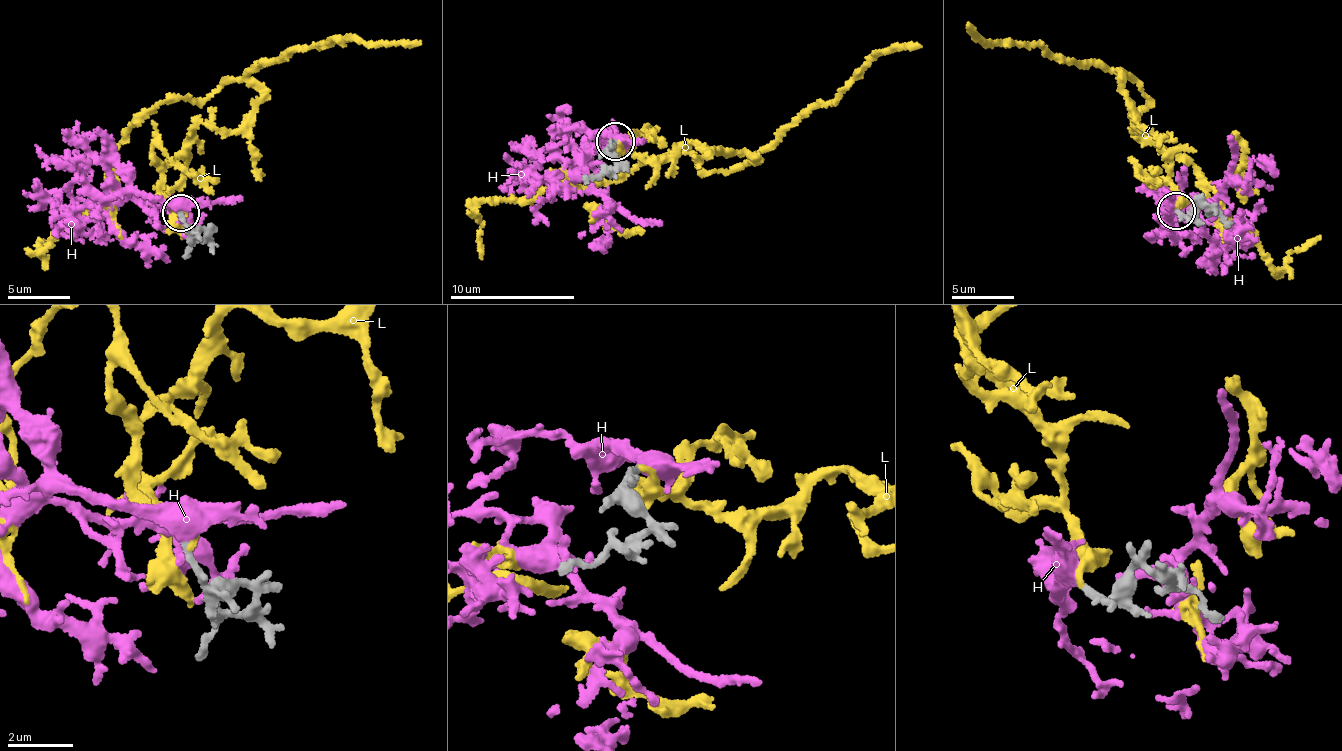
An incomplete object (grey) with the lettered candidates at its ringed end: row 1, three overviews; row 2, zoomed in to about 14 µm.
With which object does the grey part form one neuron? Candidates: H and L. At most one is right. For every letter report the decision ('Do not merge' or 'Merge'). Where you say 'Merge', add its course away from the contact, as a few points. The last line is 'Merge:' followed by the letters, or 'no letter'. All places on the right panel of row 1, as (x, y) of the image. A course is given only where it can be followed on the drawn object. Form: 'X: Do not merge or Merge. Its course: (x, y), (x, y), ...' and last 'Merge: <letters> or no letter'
H: Merge. Its course: (1176, 209), (1168, 214), (1167, 199), (1214, 202), (1235, 180), (1272, 186), (1272, 172), (1246, 159)
L: Do not merge
Merge: H

